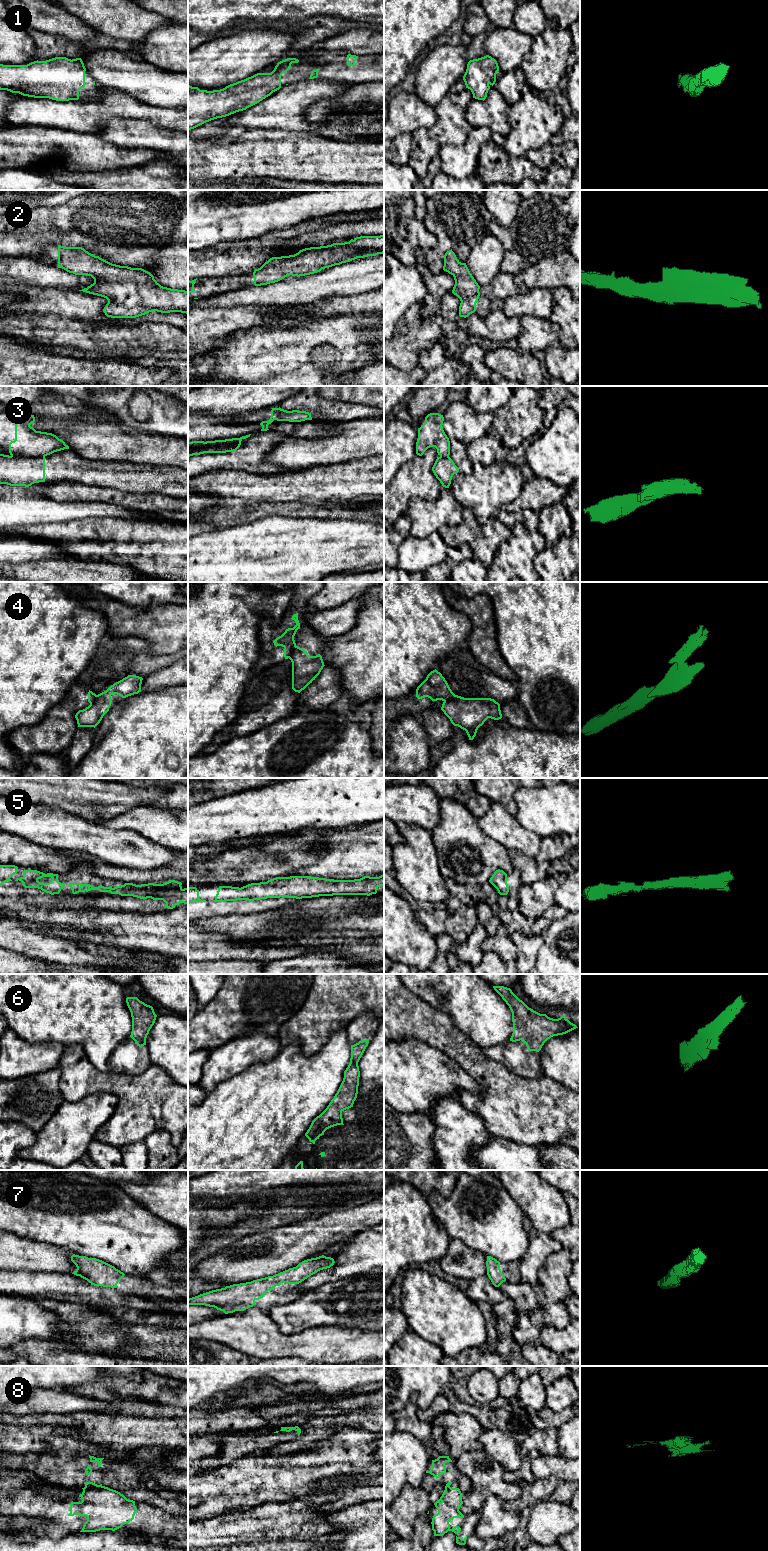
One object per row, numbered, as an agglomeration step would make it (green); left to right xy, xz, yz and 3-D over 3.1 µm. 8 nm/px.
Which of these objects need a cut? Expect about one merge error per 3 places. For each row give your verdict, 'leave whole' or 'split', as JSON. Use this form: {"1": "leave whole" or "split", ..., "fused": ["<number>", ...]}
{"1": "leave whole", "2": "leave whole", "3": "split", "4": "split", "5": "leave whole", "6": "leave whole", "7": "leave whole", "8": "split", "fused": ["3", "4", "8"]}

